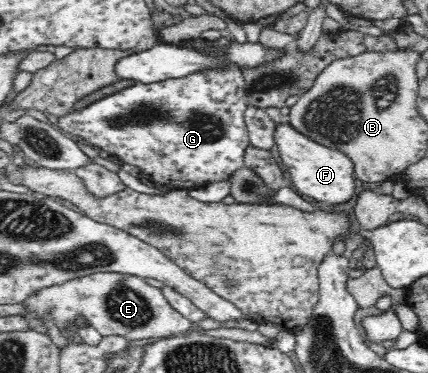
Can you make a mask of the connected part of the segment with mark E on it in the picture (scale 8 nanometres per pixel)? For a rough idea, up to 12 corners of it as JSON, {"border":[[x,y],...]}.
{"border":[[101,272],[20,301],[58,328],[78,315],[101,336],[192,329],[160,288]]}

